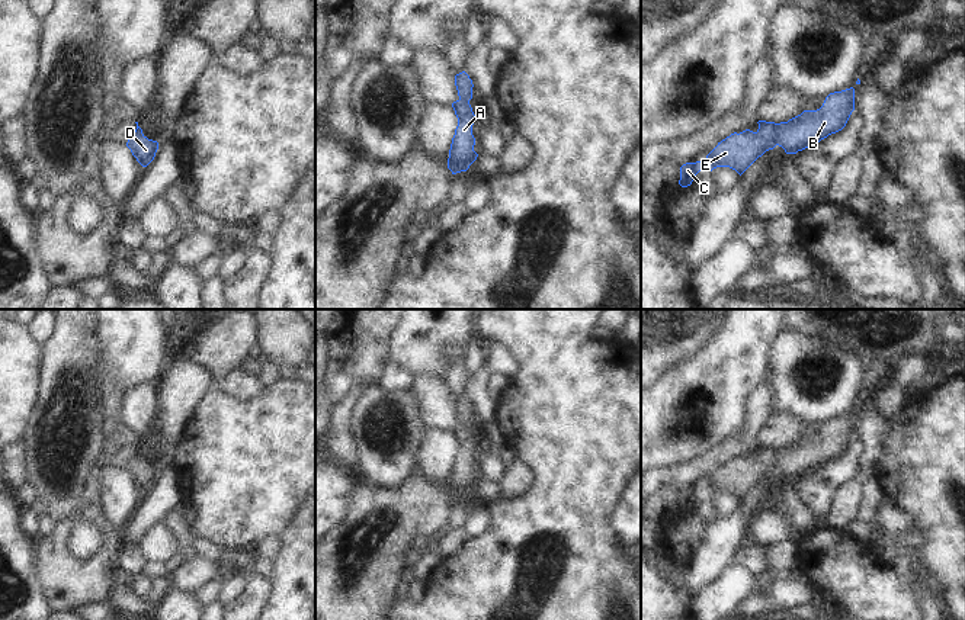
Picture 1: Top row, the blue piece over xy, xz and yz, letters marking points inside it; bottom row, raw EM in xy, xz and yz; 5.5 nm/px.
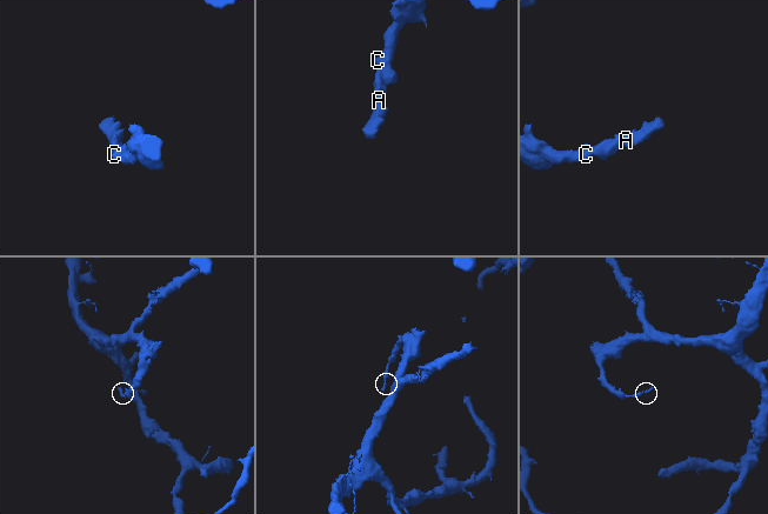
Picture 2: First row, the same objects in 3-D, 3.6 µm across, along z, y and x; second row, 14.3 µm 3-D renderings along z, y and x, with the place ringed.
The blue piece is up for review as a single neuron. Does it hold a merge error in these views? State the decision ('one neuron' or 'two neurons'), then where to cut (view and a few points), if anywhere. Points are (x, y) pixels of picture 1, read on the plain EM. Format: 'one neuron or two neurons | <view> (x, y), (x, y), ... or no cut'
one neuron | no cut

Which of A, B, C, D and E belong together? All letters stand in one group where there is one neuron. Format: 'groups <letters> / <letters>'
groups A B C D E

